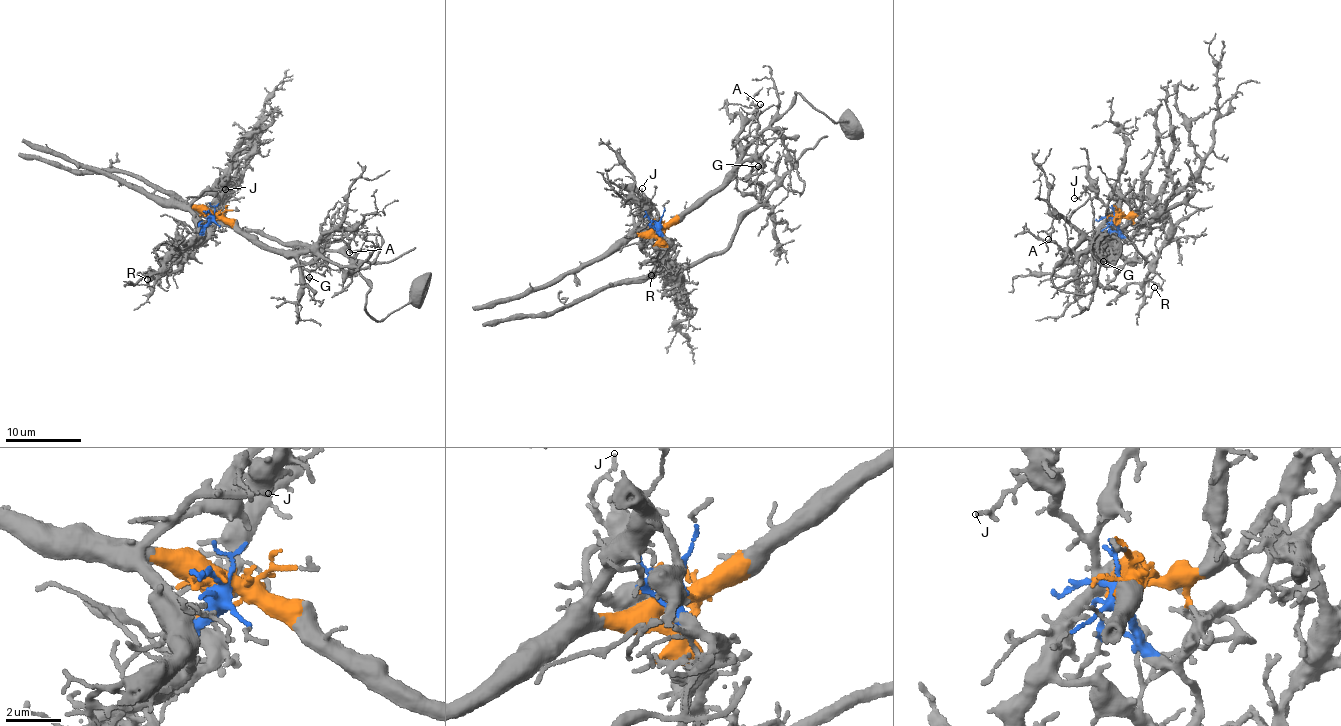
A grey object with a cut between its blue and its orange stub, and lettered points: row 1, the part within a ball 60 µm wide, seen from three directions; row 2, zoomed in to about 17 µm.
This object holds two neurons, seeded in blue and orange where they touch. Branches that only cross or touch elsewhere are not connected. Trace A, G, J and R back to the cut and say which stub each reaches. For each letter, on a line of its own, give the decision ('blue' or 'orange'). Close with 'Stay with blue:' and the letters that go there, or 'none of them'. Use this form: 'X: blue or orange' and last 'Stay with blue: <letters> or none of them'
A: orange
G: orange
J: orange
R: blue
Stay with blue: R

